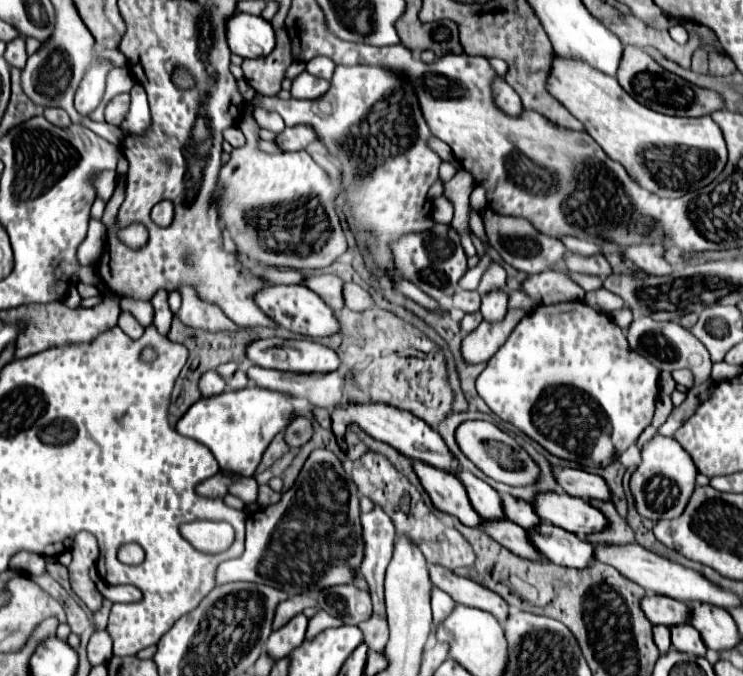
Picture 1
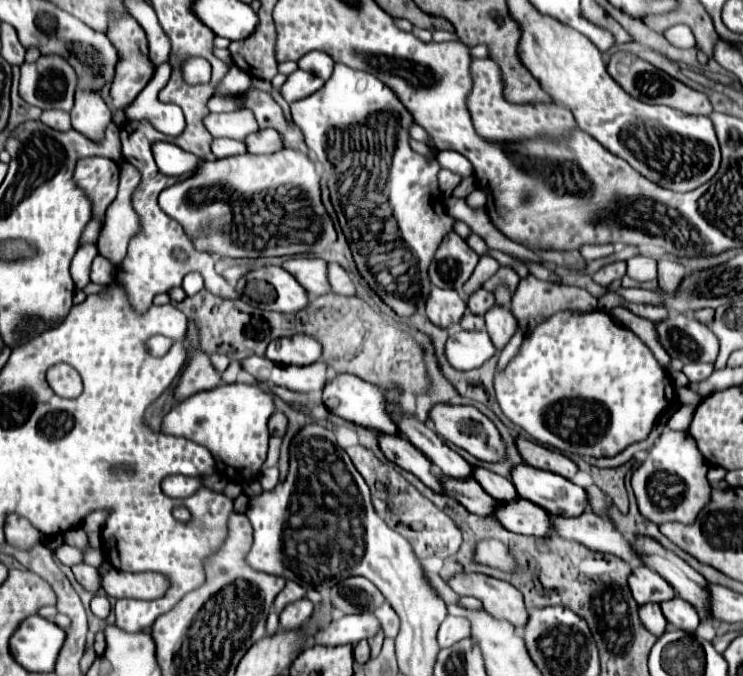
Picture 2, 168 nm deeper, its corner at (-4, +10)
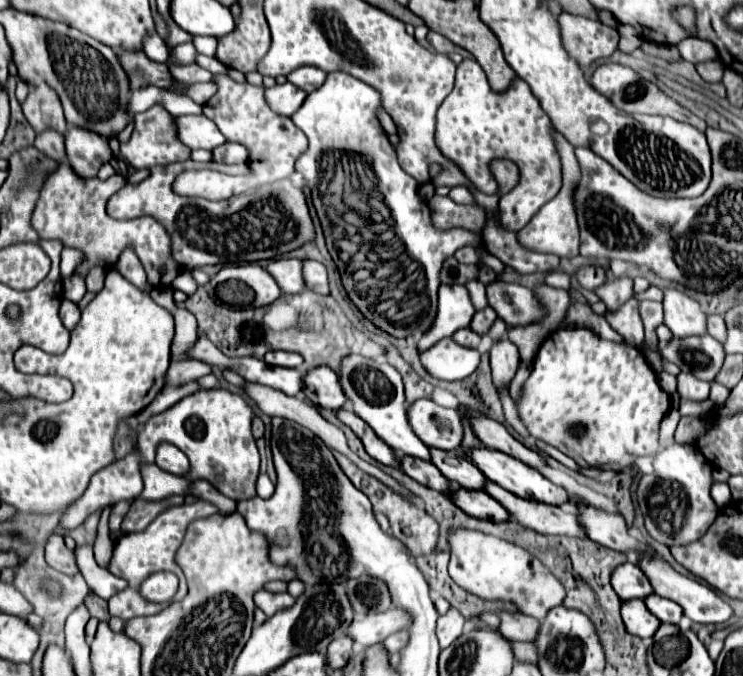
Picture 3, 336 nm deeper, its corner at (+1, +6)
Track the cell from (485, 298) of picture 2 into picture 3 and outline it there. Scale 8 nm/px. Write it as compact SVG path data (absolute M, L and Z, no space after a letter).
M486 307L484 311L476 311L476 315L474 315L472 323L470 323L470 329L474 329L474 333L484 335L484 333L488 333L488 331L490 331L492 323L496 321L496 317L498 317L498 315L494 313L494 309L492 309L492 307Z

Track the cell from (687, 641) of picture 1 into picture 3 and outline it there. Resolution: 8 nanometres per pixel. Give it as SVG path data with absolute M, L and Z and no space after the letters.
M652 593L650 597L644 599L644 603L650 609L650 613L654 613L662 623L674 623L674 625L678 625L680 617L682 617L682 609L674 601L664 599L664 597Z

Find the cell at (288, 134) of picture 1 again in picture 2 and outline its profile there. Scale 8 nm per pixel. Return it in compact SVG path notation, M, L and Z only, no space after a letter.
M261 129L245 139L249 153L275 153L283 149L283 139L275 129Z

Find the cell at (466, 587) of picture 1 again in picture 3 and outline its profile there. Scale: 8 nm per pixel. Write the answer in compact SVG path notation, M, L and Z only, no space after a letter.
M498 613L502 623L500 623L500 633L510 639L510 641L528 641L532 643L534 637L538 635L538 625L540 621L534 617L526 617L520 613Z

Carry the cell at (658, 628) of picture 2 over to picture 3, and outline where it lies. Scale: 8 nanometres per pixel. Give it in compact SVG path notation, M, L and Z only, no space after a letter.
M634 599L634 601L622 601L622 619L626 629L632 635L638 635L642 639L652 637L660 625L660 621L646 609L642 599Z

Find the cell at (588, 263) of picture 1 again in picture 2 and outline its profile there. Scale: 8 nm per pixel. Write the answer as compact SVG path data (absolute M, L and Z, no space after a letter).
M613 261L613 263L609 263L609 265L603 265L603 267L593 275L593 279L595 279L595 283L599 283L599 285L609 285L611 281L621 279L621 277L625 275L625 269L627 269L625 261Z

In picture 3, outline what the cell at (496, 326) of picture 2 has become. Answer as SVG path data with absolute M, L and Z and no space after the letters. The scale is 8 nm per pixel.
M508 339L494 343L490 349L490 365L492 365L492 381L496 389L510 387L510 381L514 379L520 367L518 347Z

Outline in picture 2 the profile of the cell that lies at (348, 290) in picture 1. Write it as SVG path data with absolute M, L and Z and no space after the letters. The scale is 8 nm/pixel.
M329 263L329 283L333 287L333 293L339 293L339 295L355 295L355 285L353 285L351 277L337 263Z

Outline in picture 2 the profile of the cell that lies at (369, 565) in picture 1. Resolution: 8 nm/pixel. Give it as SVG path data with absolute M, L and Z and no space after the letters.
M383 603L379 609L375 609L375 617L379 619L379 623L381 623L383 631L385 631L385 637L395 639L397 631L399 631L399 617L393 611L393 607L389 603Z

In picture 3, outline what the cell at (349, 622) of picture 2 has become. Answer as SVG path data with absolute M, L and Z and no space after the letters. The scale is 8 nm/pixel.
M388 609L384 613L376 613L376 615L368 615L356 623L352 623L350 627L350 637L362 645L362 647L370 647L374 643L384 641L390 633L406 629L410 625L410 615L404 609Z

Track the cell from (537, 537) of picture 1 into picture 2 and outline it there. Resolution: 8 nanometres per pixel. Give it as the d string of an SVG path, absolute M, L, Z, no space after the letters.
M517 499L499 503L495 517L499 517L499 523L513 533L533 537L551 537L555 533L549 513L539 505L531 505L531 501Z

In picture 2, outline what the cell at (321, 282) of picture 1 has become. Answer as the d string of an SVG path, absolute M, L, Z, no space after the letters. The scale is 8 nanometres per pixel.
M319 257L287 259L283 263L283 269L287 269L313 297L331 293L331 285L327 279L327 263L323 259L319 259Z

